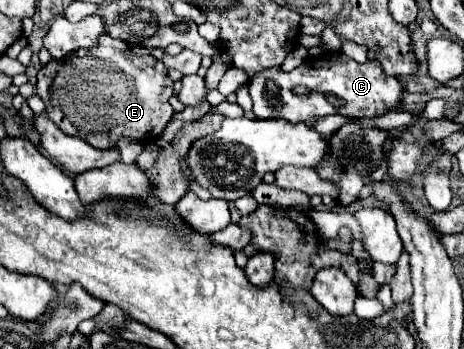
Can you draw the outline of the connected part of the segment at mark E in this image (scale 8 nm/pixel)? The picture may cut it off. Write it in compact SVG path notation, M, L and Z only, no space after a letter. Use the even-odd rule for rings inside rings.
M91 48L91 50L79 50L73 52L69 58L51 60L45 64L37 74L37 96L47 106L47 116L59 126L59 130L65 130L65 134L81 136L85 142L93 144L95 148L111 148L121 138L133 138L139 142L147 142L157 138L167 122L173 116L173 108L167 102L173 96L173 80L167 78L165 66L161 60L155 60L153 56L127 56L121 50L115 48Z

